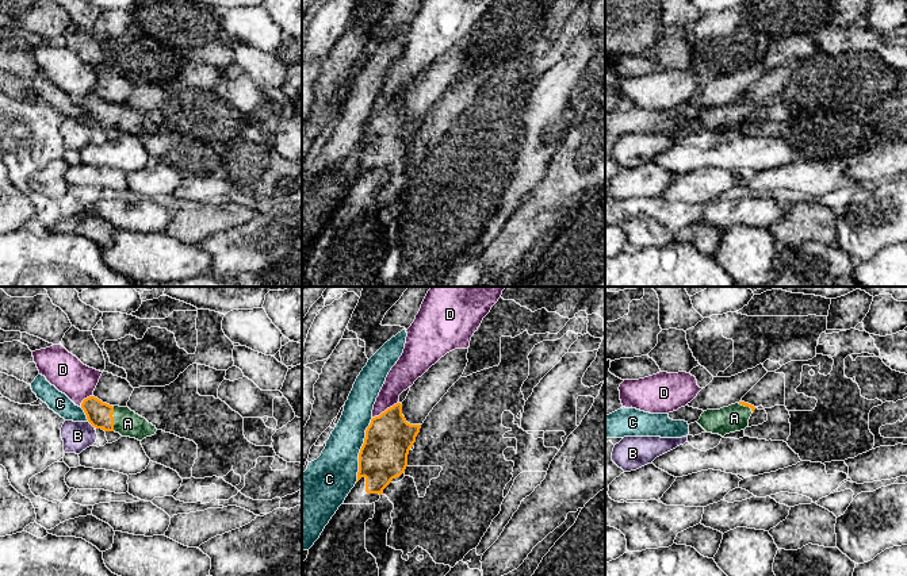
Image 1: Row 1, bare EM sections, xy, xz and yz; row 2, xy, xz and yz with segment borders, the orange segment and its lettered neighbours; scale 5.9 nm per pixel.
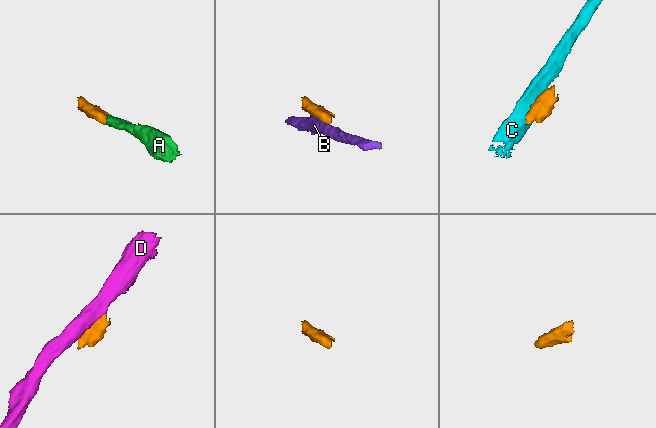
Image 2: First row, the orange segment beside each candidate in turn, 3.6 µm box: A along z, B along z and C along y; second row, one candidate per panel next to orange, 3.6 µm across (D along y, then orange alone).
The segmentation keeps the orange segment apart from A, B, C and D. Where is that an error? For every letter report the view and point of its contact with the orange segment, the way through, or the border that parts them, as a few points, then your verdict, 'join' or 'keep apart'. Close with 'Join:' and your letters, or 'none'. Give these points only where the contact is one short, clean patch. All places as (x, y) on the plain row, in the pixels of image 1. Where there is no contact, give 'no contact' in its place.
A: xy (113, 115) | across xy (99, 111), (113, 115), (127, 121) | join
B: xy (91, 121) | keep apart
C: xz (360, 148) | keep apart
D: xz (386, 107) | keep apart
Join: A

